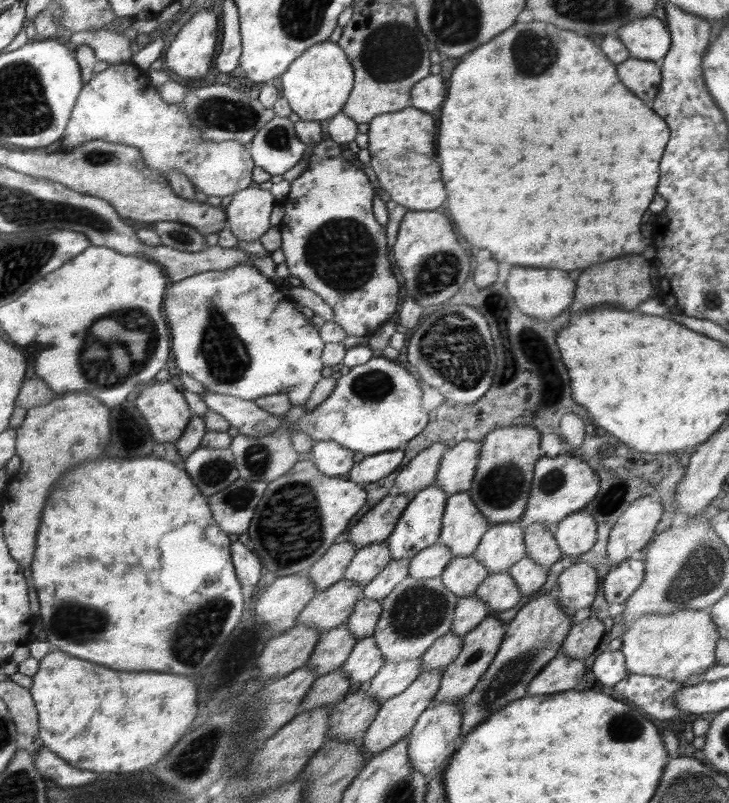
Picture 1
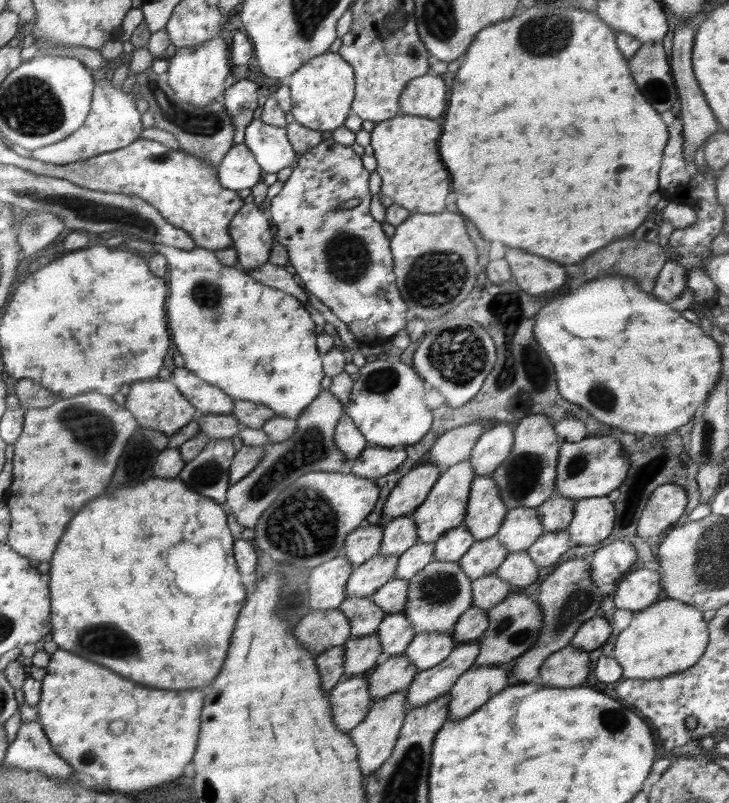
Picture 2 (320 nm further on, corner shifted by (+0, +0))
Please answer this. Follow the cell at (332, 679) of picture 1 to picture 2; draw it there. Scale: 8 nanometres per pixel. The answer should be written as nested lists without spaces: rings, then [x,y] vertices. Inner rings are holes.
[[[374,635],[352,637],[344,644],[344,677],[368,674],[377,664],[382,654],[379,638]]]

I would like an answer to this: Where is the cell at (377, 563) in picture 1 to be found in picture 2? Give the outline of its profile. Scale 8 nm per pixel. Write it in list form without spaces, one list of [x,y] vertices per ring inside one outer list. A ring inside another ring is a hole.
[[[412,514],[391,520],[384,528],[384,542],[377,554],[399,556],[417,543],[418,535]]]

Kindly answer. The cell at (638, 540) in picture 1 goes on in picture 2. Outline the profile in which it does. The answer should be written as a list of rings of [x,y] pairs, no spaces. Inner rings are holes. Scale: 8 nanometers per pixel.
[[[663,484],[654,489],[638,521],[637,535],[656,536],[670,528],[684,514],[688,497],[685,488]]]

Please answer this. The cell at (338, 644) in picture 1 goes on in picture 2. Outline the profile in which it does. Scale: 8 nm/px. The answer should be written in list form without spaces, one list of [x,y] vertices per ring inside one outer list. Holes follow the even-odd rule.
[[[348,598],[338,609],[349,617],[352,625],[352,637],[376,634],[386,613],[368,598]]]

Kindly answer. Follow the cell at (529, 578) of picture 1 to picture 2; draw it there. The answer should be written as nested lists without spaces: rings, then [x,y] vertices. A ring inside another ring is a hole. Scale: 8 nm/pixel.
[[[568,530],[543,532],[540,538],[535,540],[530,548],[527,548],[526,552],[538,568],[546,568],[557,564],[556,562],[560,560],[562,554],[569,549],[568,544],[570,544],[570,540]]]

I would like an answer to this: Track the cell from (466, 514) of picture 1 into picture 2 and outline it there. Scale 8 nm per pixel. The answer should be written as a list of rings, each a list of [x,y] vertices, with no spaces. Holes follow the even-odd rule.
[[[489,475],[476,477],[473,480],[472,490],[469,492],[468,510],[462,525],[472,533],[476,541],[490,539],[501,530],[501,524],[507,514],[508,506],[501,496],[497,481]]]

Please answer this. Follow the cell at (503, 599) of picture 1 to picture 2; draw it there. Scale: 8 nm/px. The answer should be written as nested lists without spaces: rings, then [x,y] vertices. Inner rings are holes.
[[[526,551],[509,552],[504,562],[497,568],[496,574],[502,580],[507,580],[512,590],[521,590],[536,582],[539,569]]]

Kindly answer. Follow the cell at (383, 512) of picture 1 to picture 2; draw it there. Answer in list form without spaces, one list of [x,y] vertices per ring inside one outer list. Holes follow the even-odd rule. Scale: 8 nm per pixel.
[[[420,464],[414,469],[411,469],[409,473],[400,479],[400,482],[398,482],[393,488],[393,491],[389,494],[382,511],[381,524],[378,524],[378,526],[384,529],[391,520],[404,515],[410,515],[413,511],[416,511],[417,507],[420,507],[428,498],[430,491],[433,490],[433,487],[437,484],[437,480],[441,477],[442,470],[438,468],[438,466],[434,466],[434,464]]]

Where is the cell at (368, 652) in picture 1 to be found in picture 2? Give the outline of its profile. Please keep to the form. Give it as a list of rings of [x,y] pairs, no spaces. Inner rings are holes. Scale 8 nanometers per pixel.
[[[404,612],[386,614],[378,627],[376,636],[379,638],[382,654],[378,657],[377,664],[382,664],[391,656],[402,655],[416,638],[416,632],[410,619]]]

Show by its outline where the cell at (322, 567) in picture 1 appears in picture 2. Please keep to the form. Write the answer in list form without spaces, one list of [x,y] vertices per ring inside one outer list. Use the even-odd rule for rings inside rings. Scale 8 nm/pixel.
[[[378,525],[358,527],[346,539],[343,555],[356,568],[368,562],[381,548],[384,542],[384,529]]]

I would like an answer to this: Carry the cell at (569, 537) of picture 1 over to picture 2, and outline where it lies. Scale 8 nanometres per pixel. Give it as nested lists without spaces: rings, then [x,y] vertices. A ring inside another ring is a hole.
[[[607,496],[575,501],[576,514],[567,530],[576,545],[593,545],[606,540],[612,532],[614,505]]]

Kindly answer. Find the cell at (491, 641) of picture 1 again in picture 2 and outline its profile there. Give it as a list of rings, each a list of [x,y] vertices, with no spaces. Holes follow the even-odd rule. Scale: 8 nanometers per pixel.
[[[513,590],[502,602],[487,610],[487,617],[489,625],[483,632],[483,636],[478,639],[481,652],[473,664],[474,667],[508,665],[534,646],[544,626],[544,613],[541,607],[532,598],[518,590]]]

